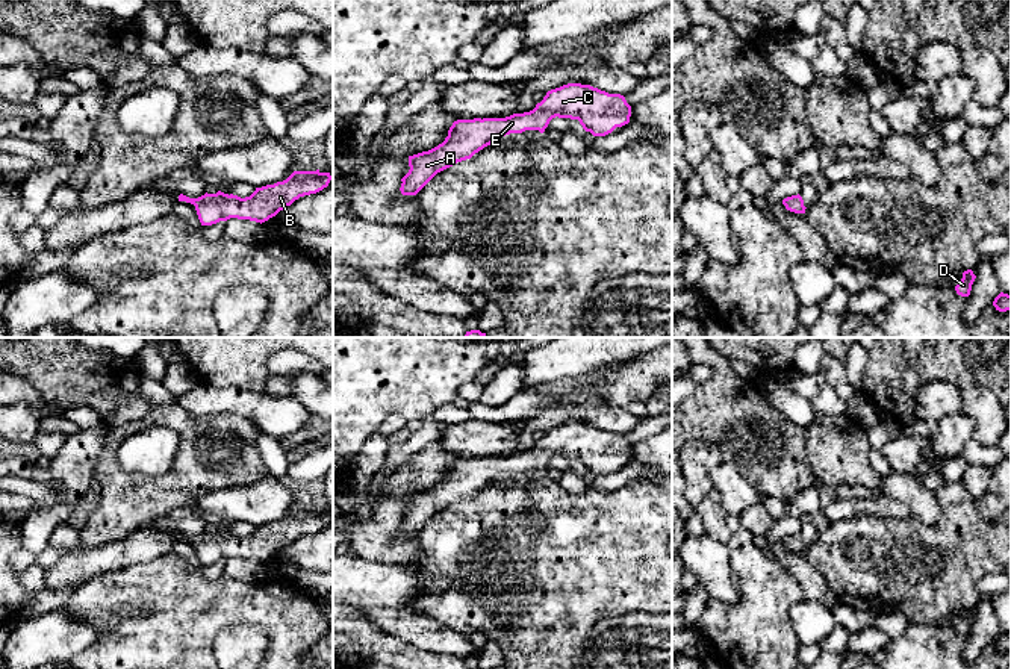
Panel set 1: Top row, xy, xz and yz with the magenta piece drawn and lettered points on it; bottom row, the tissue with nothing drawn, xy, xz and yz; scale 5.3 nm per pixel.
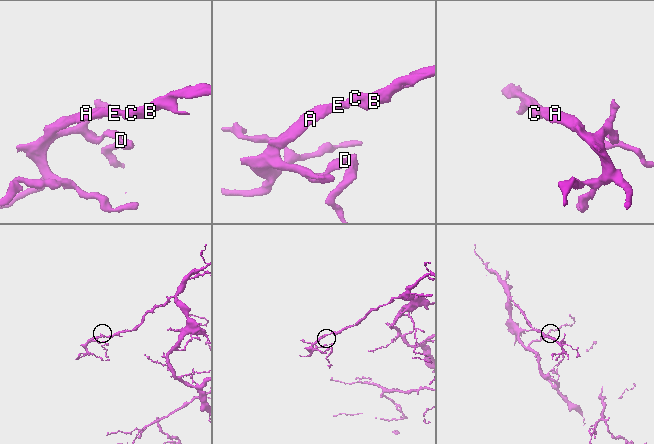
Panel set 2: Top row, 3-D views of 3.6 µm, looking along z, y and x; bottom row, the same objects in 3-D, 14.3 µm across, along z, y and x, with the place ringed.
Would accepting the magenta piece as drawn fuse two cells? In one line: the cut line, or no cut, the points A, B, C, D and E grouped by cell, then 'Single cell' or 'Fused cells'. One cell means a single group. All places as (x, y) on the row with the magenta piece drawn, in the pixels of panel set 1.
No split. Groups: A B C D E. Single cell

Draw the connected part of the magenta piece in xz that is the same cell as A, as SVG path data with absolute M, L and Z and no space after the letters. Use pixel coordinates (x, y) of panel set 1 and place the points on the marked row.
M568 83L546 92L530 112L506 118L457 120L437 147L409 156L409 173L401 179L401 194L416 195L437 173L475 153L502 136L525 130L545 132L552 118L578 120L586 132L605 136L630 123L631 106L621 94L608 94L590 85Z

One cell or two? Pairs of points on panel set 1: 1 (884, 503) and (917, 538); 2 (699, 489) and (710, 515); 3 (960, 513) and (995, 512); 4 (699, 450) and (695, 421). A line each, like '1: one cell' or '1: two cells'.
1: two cells
2: two cells
3: two cells
4: two cells

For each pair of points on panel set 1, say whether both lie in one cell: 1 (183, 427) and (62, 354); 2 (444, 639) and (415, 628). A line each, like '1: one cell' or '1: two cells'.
1: two cells
2: one cell

